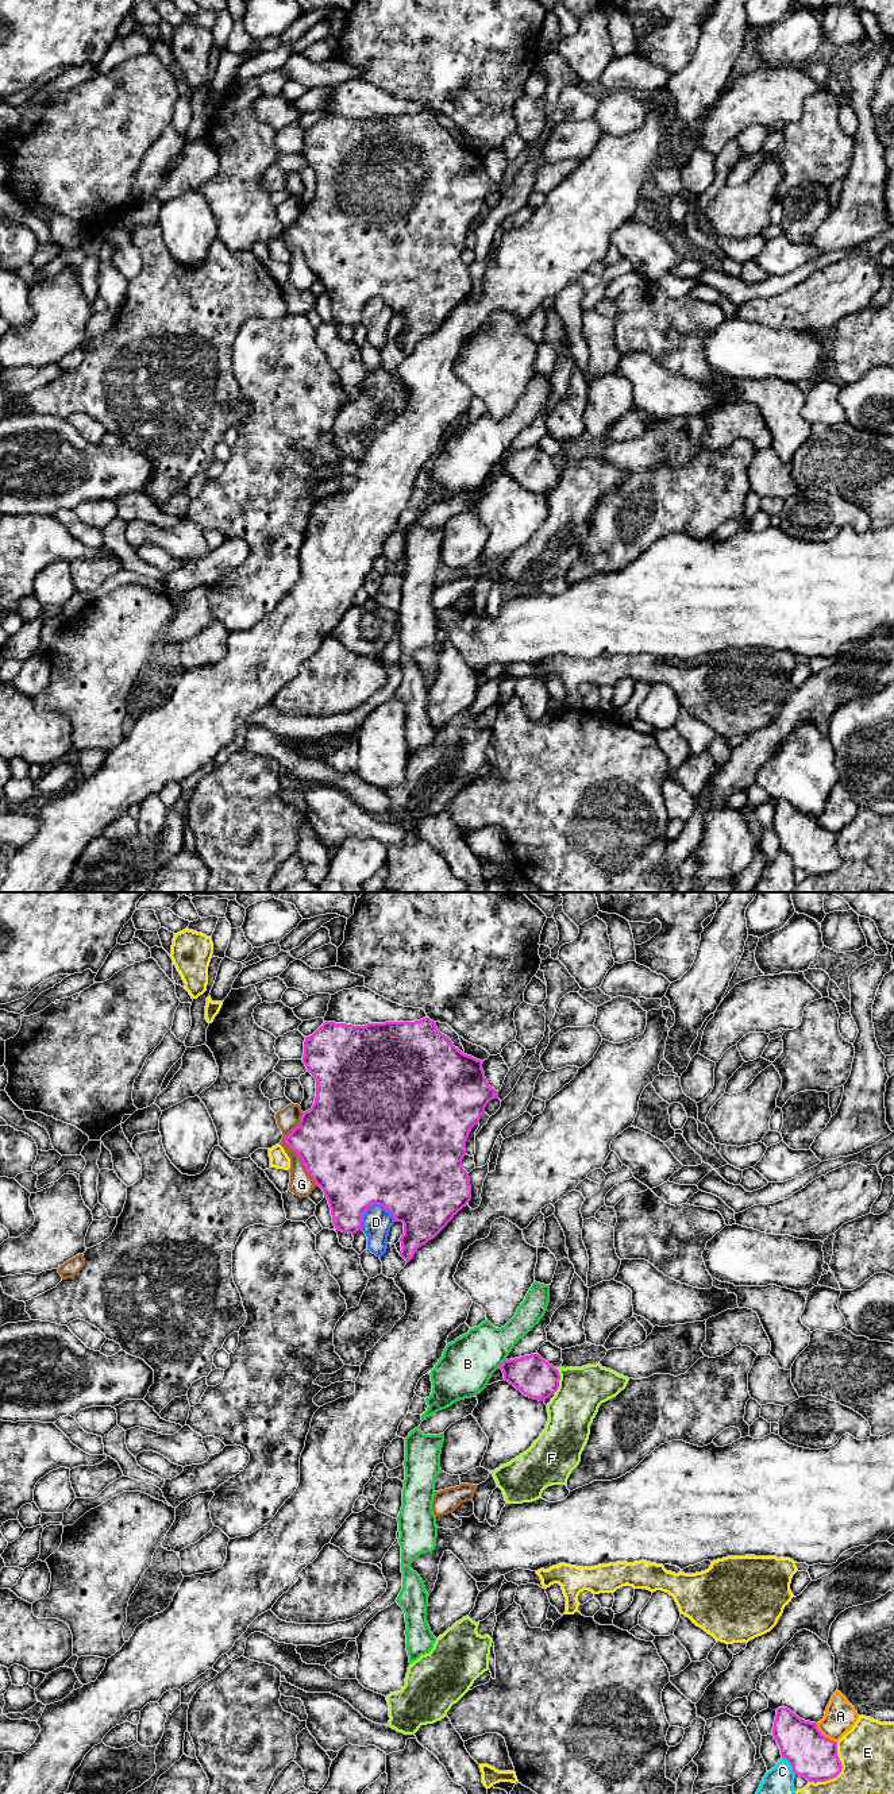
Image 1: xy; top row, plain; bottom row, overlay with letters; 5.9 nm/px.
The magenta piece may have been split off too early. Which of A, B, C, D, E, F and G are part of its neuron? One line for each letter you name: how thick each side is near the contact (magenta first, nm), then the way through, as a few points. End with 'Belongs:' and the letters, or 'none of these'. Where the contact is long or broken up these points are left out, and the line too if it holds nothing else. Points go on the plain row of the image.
Belongs: none of these

